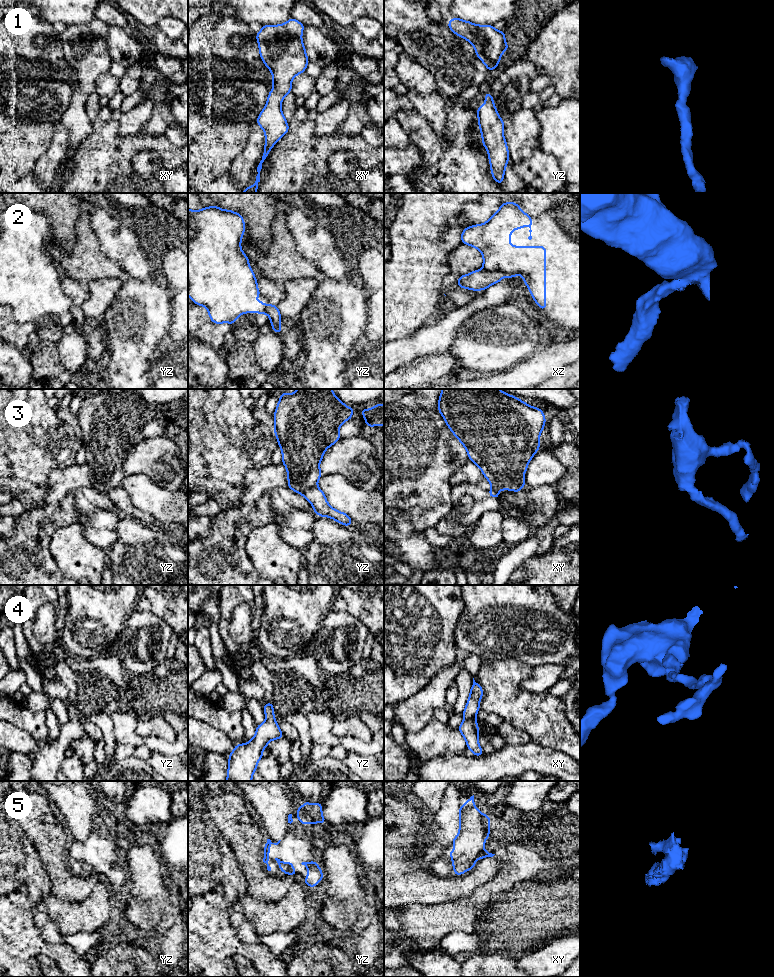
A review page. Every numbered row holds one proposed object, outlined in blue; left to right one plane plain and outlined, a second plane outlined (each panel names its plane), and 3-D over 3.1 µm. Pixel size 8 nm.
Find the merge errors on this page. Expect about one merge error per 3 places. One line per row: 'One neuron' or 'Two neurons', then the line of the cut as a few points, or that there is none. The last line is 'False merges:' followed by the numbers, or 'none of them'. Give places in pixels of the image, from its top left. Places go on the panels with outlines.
1: One neuron. No split
2: Two neurons. Split along xz (482, 268), (488, 271), (502, 271), (505, 274)
3: Two neurons. Split along yz (316, 485), (306, 488), (300, 493)
4: One neuron. No split
5: One neuron. No split
False merges: 2, 3

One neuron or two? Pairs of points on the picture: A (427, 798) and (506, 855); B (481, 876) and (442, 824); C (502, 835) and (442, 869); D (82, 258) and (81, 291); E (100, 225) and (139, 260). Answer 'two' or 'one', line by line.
A: two
B: two
C: one
D: two
E: one

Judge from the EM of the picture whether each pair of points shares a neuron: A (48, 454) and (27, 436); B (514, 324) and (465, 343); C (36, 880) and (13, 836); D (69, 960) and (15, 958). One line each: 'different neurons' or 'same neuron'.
A: same neuron
B: same neuron
C: same neuron
D: same neuron

